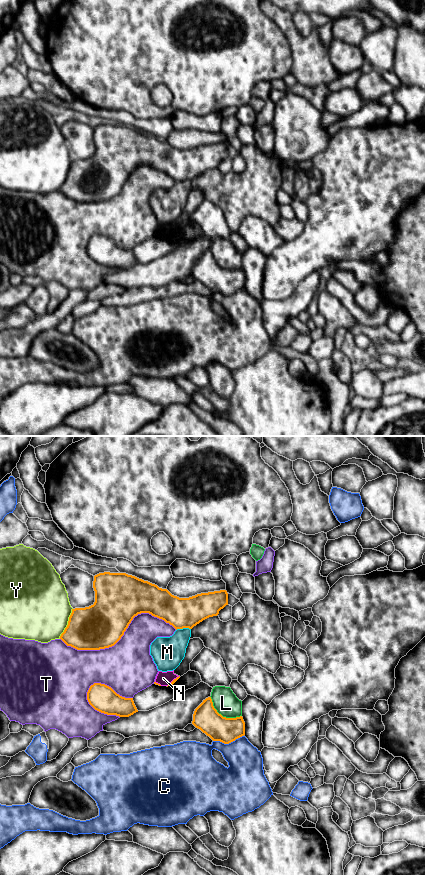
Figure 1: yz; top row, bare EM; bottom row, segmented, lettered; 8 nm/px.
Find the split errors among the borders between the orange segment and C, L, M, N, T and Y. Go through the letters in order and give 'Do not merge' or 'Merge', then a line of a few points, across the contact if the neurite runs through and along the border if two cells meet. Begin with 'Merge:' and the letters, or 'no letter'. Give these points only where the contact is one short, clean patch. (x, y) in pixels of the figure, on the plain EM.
Merge: no letter
C: Do not merge
L: Do not merge
M: Do not merge
N: Do not merge
T: Do not merge
Y: Do not merge

